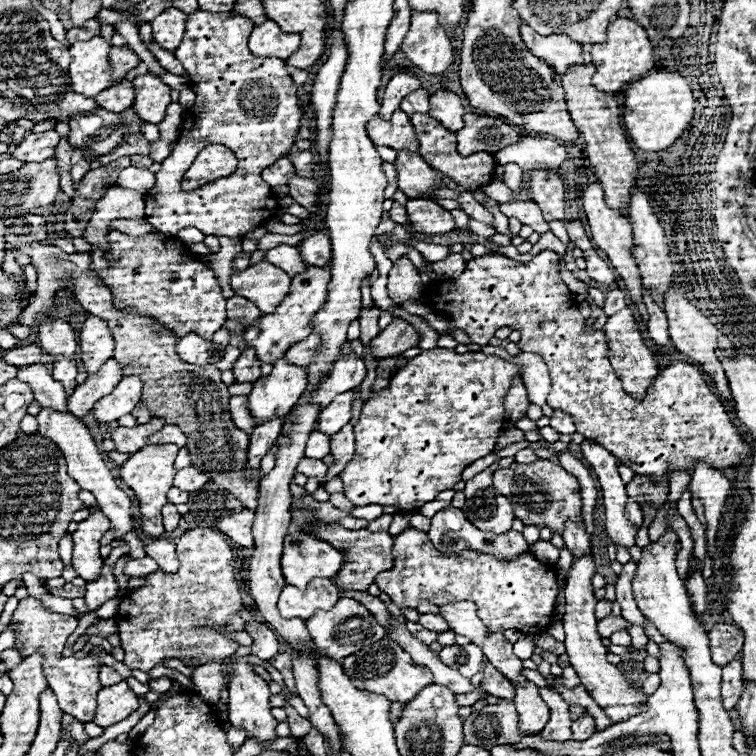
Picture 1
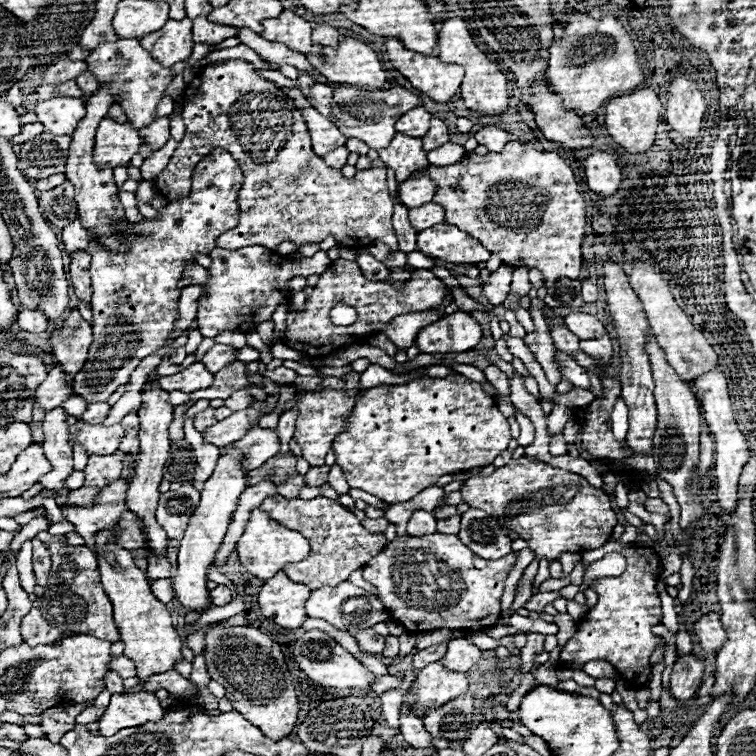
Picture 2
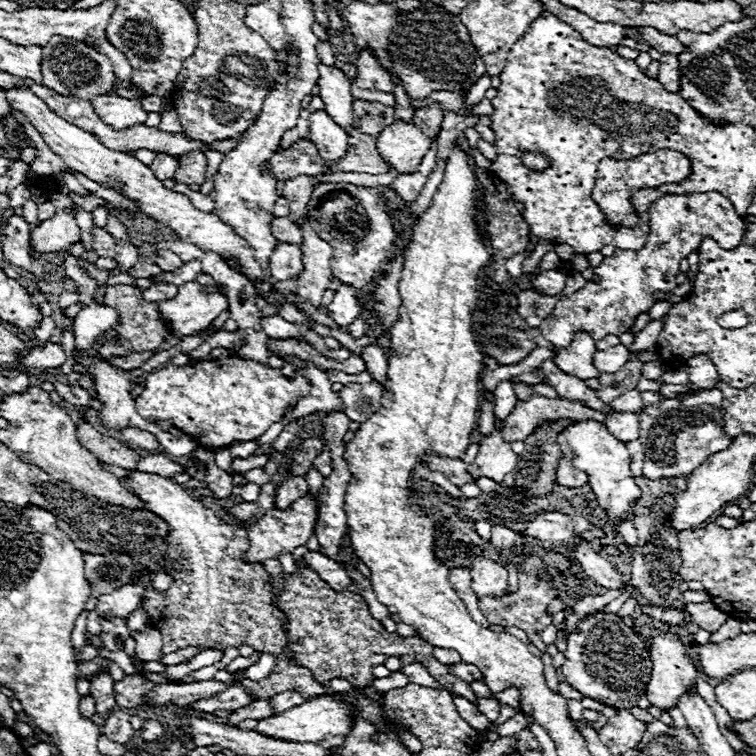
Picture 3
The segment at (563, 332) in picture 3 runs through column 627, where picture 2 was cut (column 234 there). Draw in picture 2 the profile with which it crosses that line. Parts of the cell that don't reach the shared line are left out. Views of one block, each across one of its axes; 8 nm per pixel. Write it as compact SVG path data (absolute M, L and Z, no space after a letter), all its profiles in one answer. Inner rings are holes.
M248 246L242 248L242 250L214 248L208 256L212 258L212 264L208 268L210 278L206 280L206 292L202 294L202 300L200 300L200 306L198 306L198 316L196 316L198 318L198 330L206 338L216 338L224 330L248 332L250 328L252 330L258 328L258 324L262 321L272 320L272 314L278 304L285 298L286 292L288 292L288 282L294 276L308 278L310 275L320 274L332 262L326 256L324 250L318 250L310 258L300 258L300 260L292 262L288 256L280 256L280 254L276 254L276 252L262 246ZM230 300L232 302L236 302L236 300L258 300L265 304L262 304L262 306L230 308ZM250 312L254 312L254 314L252 316L248 315L248 318L242 316L242 314L250 314Z

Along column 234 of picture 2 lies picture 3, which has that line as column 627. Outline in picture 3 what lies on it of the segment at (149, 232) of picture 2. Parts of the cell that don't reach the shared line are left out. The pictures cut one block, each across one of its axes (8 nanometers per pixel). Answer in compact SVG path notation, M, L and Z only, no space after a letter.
M658 150L648 152L632 160L614 160L614 158L602 158L598 164L598 180L596 188L592 190L594 202L606 212L606 218L610 224L618 226L634 226L638 222L638 216L632 208L632 196L638 188L656 188L670 182L680 182L690 174L690 162L686 156L674 150Z

